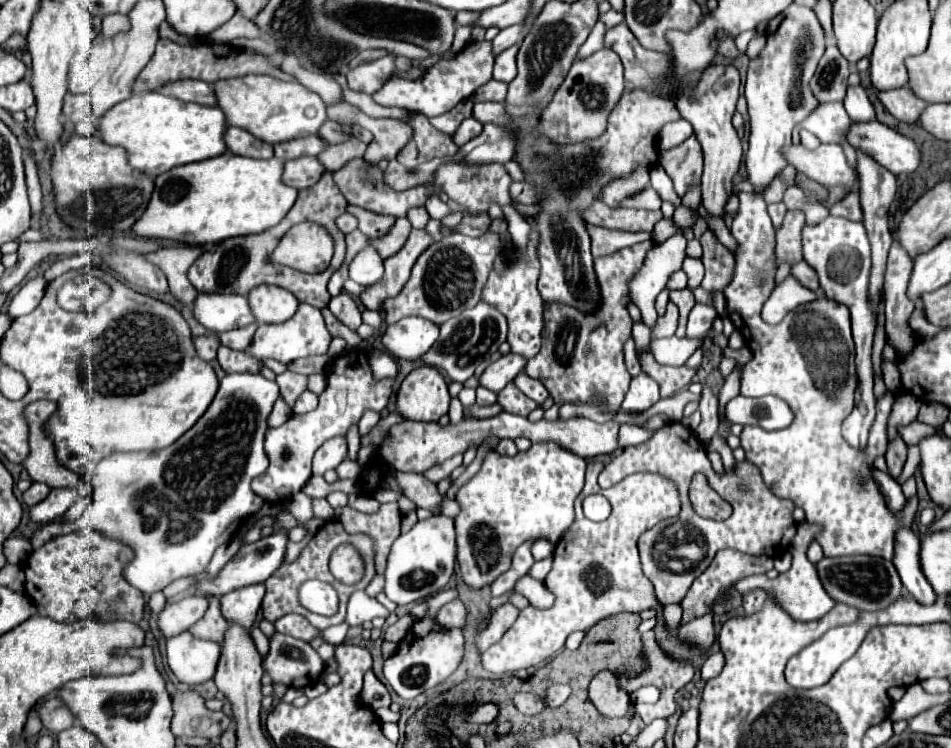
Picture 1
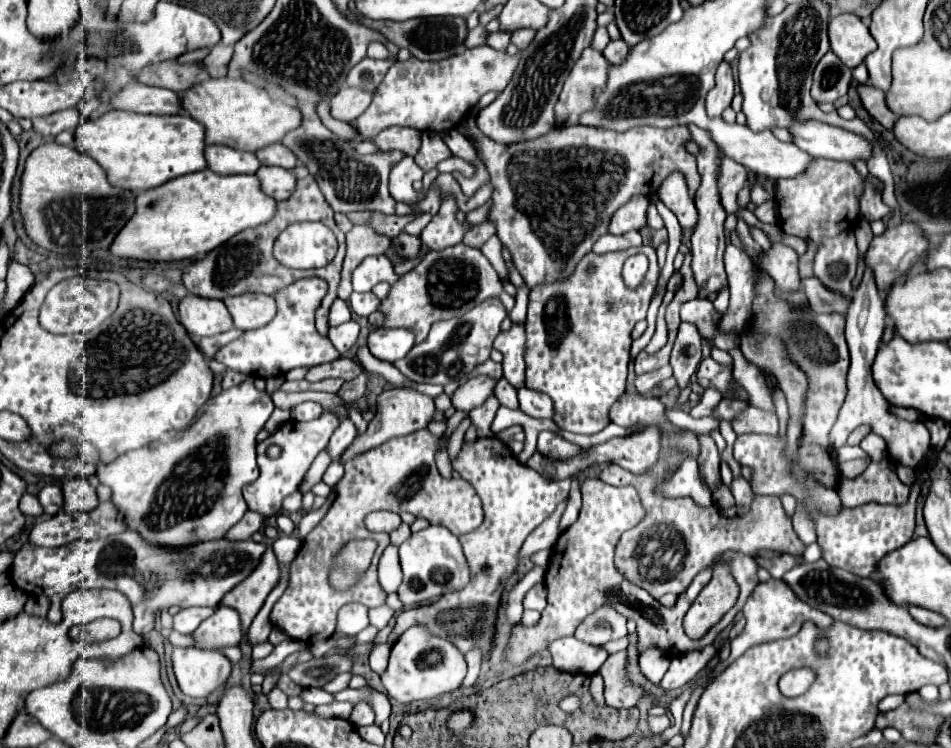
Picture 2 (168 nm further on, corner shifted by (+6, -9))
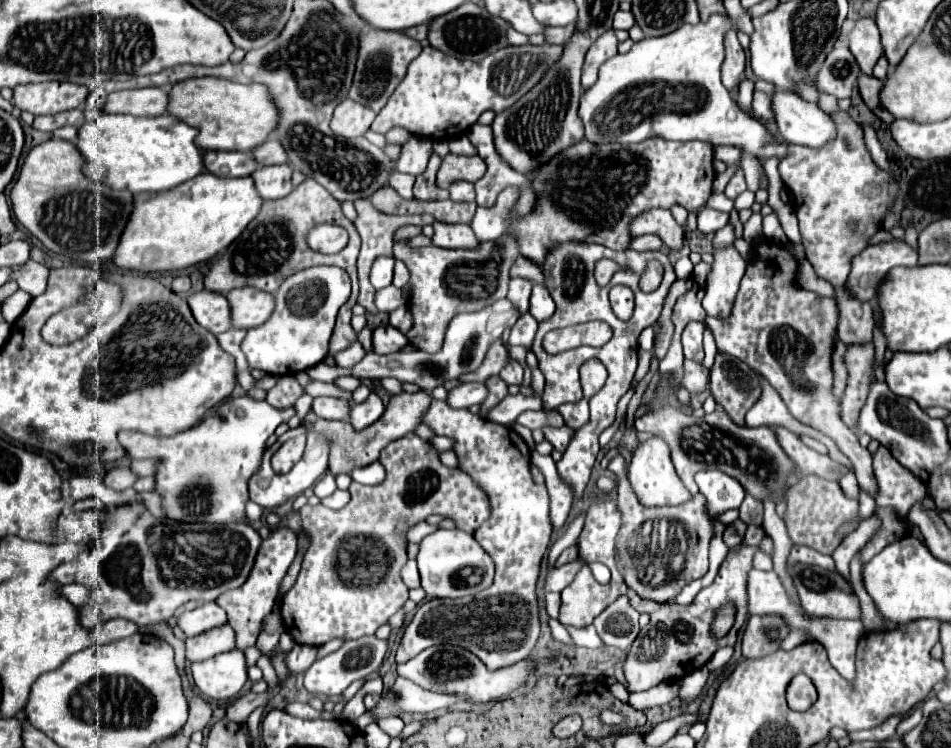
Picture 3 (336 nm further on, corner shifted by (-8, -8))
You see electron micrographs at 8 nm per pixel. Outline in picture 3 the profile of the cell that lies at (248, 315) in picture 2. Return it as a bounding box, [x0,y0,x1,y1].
[226,286,276,328]

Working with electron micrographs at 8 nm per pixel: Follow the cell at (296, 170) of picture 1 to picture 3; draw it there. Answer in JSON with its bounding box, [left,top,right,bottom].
[254,164,294,200]

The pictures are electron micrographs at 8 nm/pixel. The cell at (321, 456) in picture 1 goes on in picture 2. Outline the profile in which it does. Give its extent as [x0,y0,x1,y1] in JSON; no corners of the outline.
[328,417,358,461]

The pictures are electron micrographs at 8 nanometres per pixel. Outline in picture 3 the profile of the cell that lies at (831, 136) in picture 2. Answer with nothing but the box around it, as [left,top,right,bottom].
[772,94,836,148]

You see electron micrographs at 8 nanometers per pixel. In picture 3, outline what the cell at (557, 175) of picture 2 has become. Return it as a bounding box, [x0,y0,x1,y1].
[470,138,716,266]

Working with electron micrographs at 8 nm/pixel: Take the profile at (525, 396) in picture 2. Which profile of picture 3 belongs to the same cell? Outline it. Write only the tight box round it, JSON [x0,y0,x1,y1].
[556,400,588,430]

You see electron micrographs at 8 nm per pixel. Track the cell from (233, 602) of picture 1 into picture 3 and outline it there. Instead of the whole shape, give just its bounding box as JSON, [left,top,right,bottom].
[186,624,236,662]

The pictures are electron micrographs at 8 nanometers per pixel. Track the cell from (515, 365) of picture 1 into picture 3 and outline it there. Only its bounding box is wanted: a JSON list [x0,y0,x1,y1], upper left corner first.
[448,382,488,408]

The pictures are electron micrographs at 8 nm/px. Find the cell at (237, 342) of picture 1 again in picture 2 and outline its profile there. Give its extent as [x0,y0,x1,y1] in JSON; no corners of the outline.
[200,329,242,359]

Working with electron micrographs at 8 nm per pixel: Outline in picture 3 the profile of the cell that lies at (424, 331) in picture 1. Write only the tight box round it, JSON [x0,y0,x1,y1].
[372,324,410,354]

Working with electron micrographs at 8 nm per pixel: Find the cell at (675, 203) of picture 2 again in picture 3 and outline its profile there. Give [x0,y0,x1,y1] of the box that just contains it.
[698,210,728,234]

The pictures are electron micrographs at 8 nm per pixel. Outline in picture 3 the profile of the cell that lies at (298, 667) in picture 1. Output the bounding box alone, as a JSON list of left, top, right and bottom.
[304,636,386,696]

